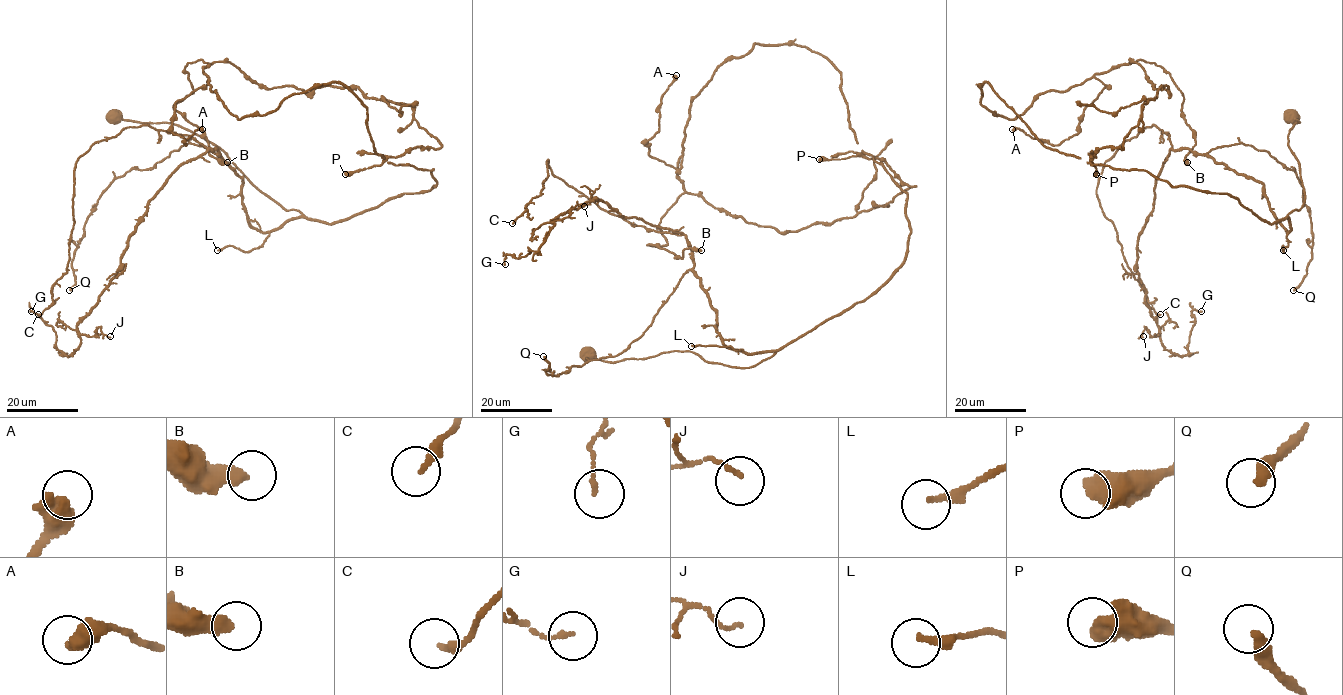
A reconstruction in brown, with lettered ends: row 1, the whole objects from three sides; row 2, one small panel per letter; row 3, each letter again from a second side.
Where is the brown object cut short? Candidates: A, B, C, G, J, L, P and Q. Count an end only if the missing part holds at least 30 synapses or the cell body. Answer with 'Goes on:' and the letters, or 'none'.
Goes on: none

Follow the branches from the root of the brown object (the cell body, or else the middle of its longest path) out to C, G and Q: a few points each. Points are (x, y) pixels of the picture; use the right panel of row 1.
C: (1290, 116), (1305, 201), (1288, 232), (1261, 182), (1173, 150), (1155, 125), (1105, 162), (1099, 205), (1160, 314)
G: (1290, 116), (1288, 232), (1206, 155), (1171, 149), (1156, 179), (1136, 271), (1161, 345), (1186, 355), (1201, 311)
Q: (1290, 116), (1305, 201), (1288, 232), (1261, 182), (1206, 153), (1243, 143), (1294, 169), (1313, 245), (1293, 290)

